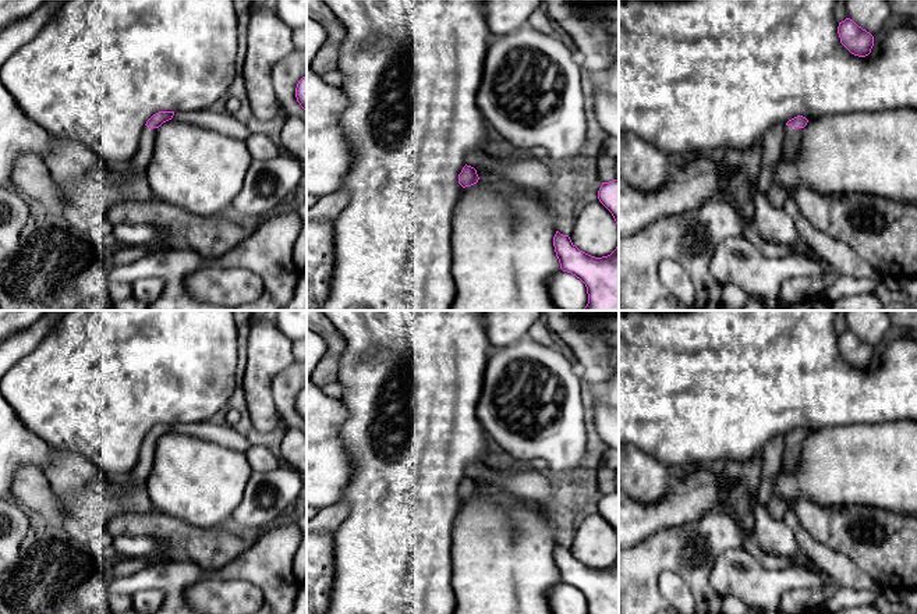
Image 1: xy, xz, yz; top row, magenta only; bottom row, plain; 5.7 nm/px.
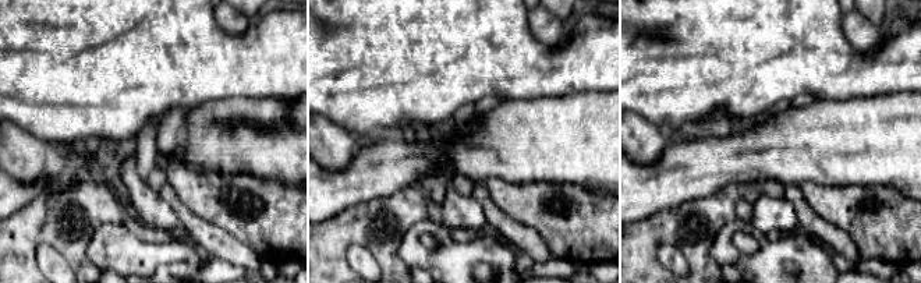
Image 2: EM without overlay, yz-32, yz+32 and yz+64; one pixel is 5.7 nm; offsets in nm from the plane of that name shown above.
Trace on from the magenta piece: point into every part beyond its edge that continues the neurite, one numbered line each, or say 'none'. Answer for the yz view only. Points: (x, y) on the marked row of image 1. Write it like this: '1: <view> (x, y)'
none

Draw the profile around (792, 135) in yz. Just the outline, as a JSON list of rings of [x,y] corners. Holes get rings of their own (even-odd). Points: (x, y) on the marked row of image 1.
[[[785,125],[785,141],[782,157],[786,162],[792,162],[800,152],[803,128],[794,128],[792,125]]]

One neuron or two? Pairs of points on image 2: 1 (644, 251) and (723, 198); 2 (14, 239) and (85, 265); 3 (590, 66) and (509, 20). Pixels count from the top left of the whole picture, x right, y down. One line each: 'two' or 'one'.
1: one
2: one
3: one

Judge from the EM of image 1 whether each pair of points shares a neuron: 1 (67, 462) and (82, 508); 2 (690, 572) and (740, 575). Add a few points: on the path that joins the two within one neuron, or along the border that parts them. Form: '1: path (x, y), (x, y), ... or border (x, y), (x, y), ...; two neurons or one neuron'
1: border (102, 474), (70, 497), (59, 496), (52, 489); two neurons
2: border (729, 547), (710, 574), (710, 584), (722, 597); two neurons

